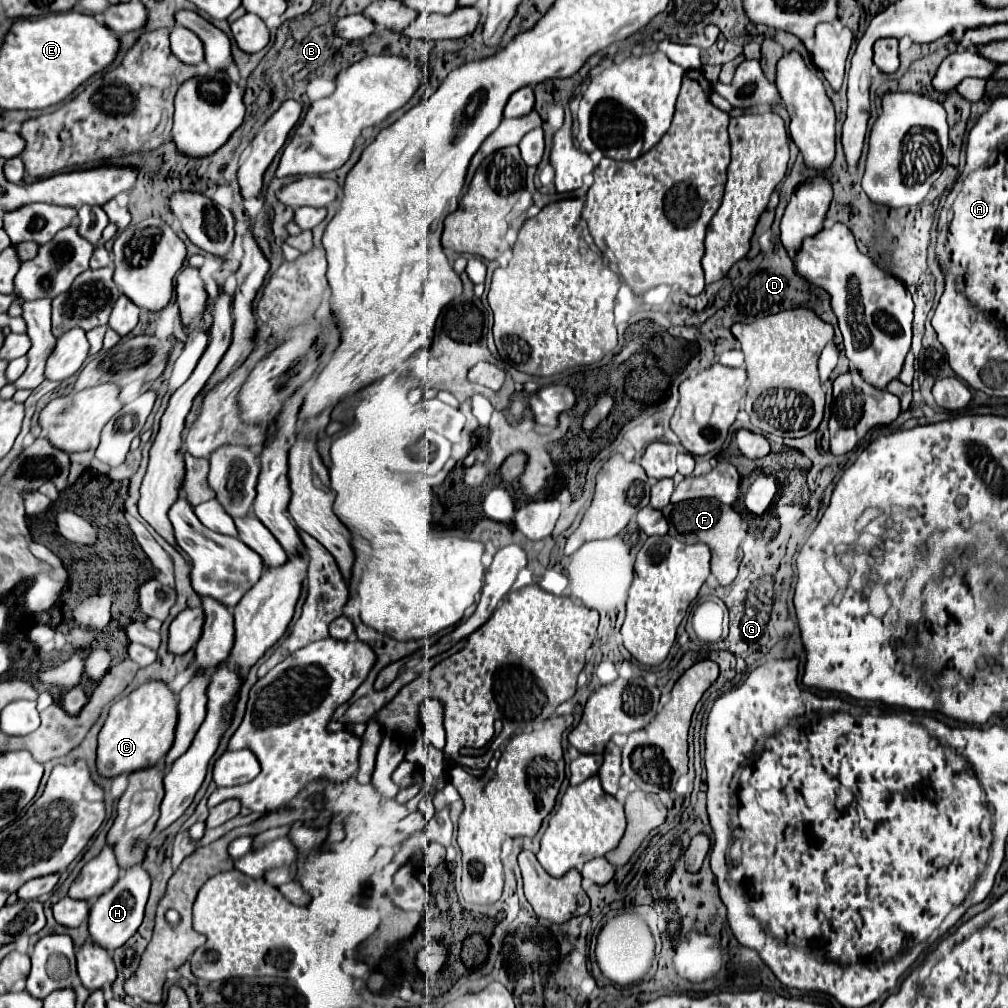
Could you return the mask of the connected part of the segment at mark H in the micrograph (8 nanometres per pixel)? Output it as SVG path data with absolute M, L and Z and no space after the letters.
M142 865L128 867L120 873L120 879L114 883L112 889L108 889L90 909L90 937L94 943L114 951L118 945L124 945L132 933L136 933L138 925L142 923L144 917L144 905L148 901L148 891L150 891L150 875Z

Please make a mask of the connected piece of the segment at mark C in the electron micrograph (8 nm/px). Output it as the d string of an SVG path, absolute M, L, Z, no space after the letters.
M148 681L110 707L108 719L98 735L98 773L116 777L152 767L168 753L178 723L178 703L164 681Z

